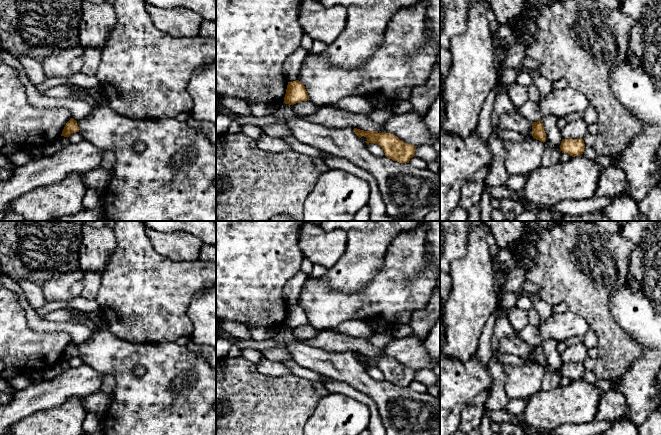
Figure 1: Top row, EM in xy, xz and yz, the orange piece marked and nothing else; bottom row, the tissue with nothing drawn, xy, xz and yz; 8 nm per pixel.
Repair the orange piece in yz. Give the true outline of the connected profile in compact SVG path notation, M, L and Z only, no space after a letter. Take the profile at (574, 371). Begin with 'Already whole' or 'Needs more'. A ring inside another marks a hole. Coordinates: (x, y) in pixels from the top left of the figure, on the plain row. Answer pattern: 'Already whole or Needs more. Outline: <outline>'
Already whole. Outline: M562 363L560 373L572 381L583 378L585 372L583 363Z

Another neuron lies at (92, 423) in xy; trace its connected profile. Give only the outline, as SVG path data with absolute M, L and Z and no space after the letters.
M90 412L86 415L83 421L84 433L96 433L101 432L103 423L103 414L97 412Z

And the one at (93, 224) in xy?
M83 221L84 226L88 226L91 228L103 228L103 227L111 227L114 228L117 221Z

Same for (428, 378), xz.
M417 370L415 380L425 385L426 388L429 388L436 385L438 377L433 370Z

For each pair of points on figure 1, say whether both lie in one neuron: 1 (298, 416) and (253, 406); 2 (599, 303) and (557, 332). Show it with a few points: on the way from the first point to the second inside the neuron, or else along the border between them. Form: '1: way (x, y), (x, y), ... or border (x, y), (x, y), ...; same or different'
1: way (287, 408), (264, 408); same
2: border (568, 310), (581, 316), (589, 328); different

